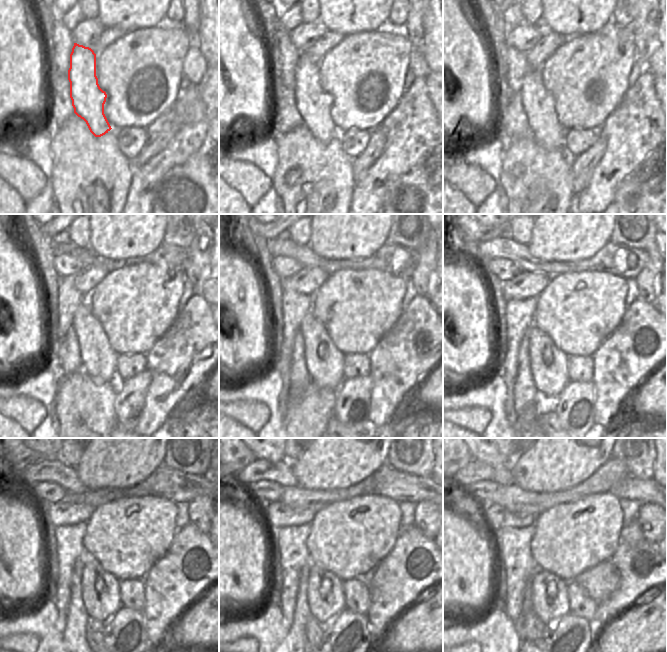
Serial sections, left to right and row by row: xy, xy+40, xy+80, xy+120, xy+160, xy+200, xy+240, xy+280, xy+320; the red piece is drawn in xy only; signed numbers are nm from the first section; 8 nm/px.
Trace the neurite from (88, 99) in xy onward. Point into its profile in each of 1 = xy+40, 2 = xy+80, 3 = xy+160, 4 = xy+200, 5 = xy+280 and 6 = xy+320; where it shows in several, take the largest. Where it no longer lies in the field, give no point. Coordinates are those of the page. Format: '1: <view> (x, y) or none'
1: xy+40 (313, 103)
2: xy+80 (538, 105)
3: xy+160 (324, 362)
4: xy+200 (548, 365)
5: xy+280 (325, 594)
6: xy+320 (549, 593)

